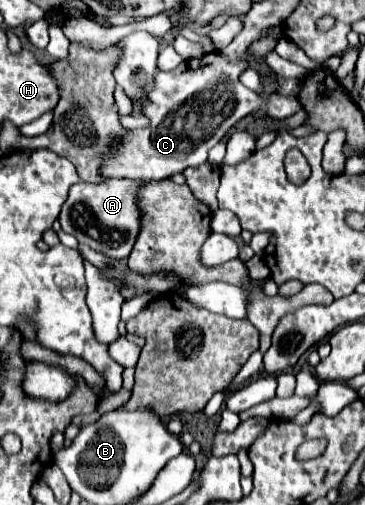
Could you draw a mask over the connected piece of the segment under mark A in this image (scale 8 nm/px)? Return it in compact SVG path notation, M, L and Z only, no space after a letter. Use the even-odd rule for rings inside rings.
M109 178L101 184L89 184L89 182L77 182L69 190L69 198L61 208L59 222L61 228L75 236L81 244L87 244L111 260L123 260L131 254L135 238L139 234L141 226L141 210L137 206L137 194L141 184L135 180L125 178ZM89 220L93 224L89 224ZM97 222L97 224L95 224Z

